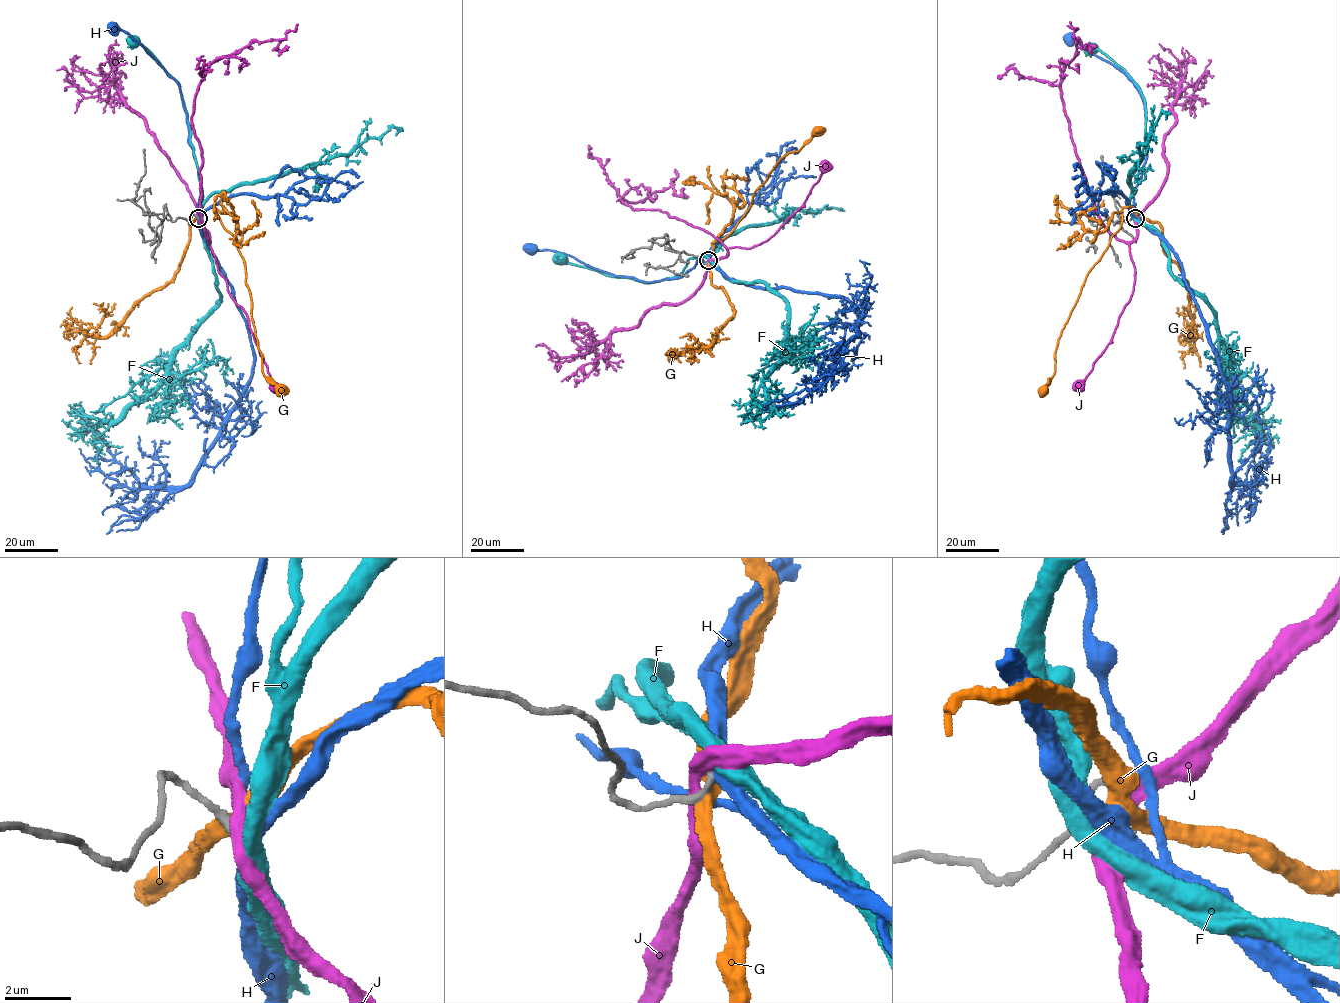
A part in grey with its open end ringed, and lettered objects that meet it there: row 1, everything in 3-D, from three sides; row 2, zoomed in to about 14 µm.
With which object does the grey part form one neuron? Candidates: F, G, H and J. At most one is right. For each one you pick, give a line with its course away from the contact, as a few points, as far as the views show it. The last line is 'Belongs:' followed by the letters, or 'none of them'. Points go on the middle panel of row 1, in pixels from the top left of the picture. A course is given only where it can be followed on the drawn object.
Belongs: none of them

